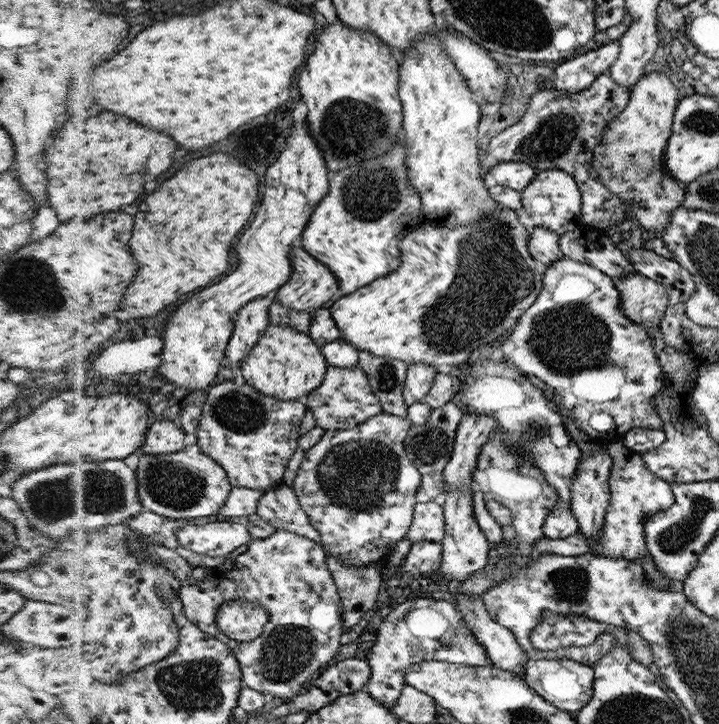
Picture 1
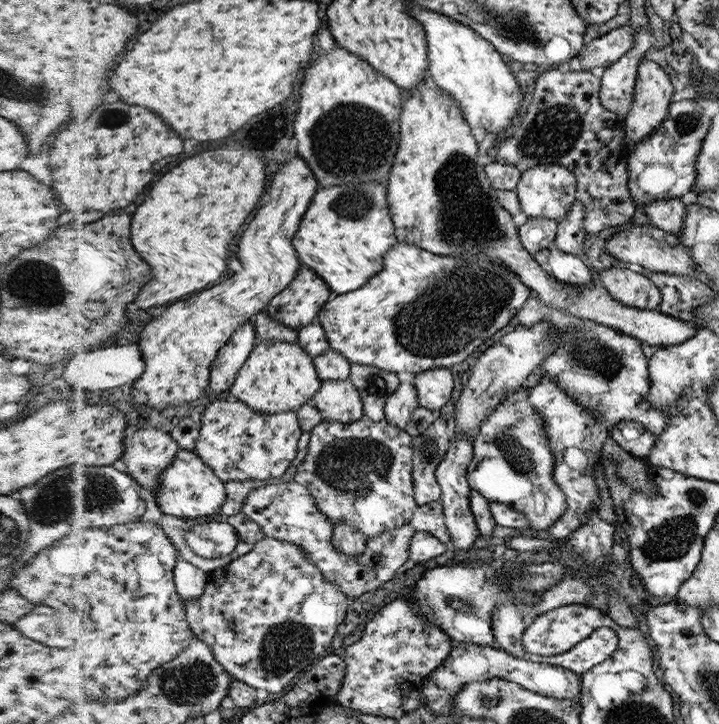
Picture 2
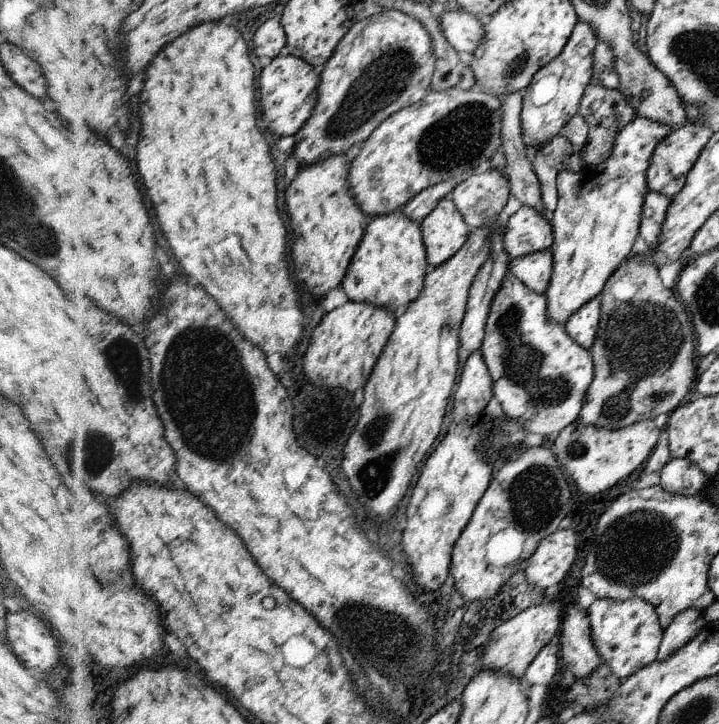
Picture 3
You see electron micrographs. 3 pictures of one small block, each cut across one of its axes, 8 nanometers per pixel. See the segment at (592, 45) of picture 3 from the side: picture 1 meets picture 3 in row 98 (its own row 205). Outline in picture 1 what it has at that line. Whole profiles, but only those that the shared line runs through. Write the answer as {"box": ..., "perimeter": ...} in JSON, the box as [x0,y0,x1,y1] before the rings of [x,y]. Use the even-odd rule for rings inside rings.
{"box":[520,169,584,234],"perimeter":[[[552,169],[538,171],[536,177],[525,188],[520,190],[523,209],[530,214],[534,221],[534,227],[546,228],[558,234],[566,234],[568,231],[580,229],[584,220],[581,218],[581,206],[584,200],[581,198],[581,189],[573,175],[567,171]]]}

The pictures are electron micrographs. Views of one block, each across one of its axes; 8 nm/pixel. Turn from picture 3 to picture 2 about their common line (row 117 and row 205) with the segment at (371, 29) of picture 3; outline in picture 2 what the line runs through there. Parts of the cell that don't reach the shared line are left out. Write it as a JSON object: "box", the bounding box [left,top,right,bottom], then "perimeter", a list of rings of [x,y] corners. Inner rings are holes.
{"box":[294,181,398,295],"perimeter":[[[380,181],[332,185],[316,194],[294,245],[300,260],[322,275],[330,293],[342,295],[360,289],[384,268],[385,255],[398,243],[388,204],[388,189]]]}

